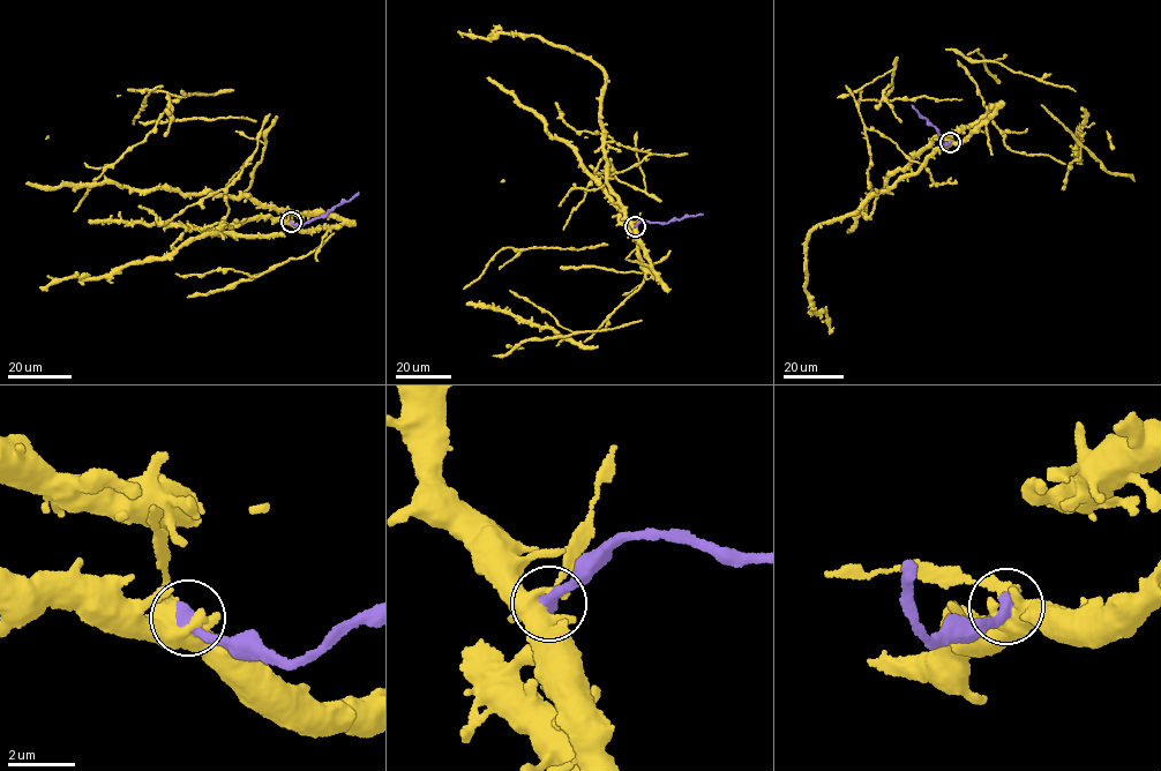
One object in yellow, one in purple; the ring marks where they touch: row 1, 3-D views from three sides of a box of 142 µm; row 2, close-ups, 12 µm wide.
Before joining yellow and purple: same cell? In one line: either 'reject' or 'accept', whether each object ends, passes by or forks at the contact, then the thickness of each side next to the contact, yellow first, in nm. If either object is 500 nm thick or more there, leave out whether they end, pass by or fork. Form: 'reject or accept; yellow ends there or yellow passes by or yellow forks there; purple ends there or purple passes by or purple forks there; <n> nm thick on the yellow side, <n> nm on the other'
reject; 500 nm thick on the yellow side, 440 nm on the other

